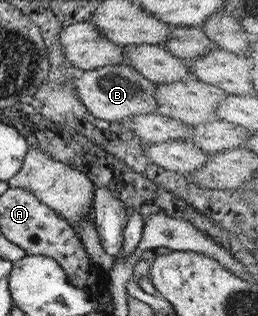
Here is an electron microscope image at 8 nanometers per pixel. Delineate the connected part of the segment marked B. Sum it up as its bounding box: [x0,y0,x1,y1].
[73,65,158,122]

